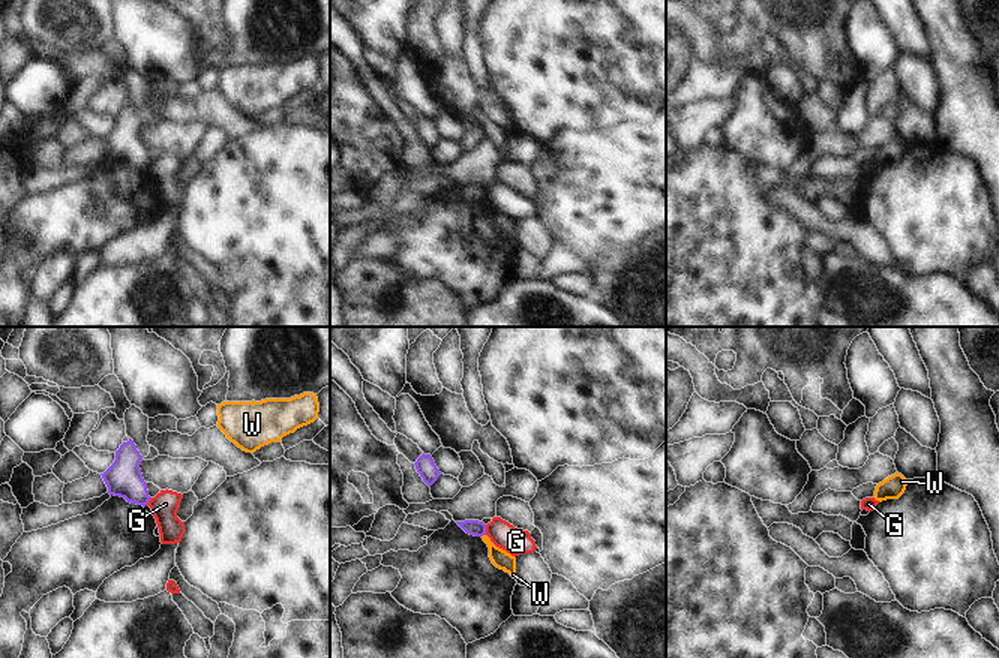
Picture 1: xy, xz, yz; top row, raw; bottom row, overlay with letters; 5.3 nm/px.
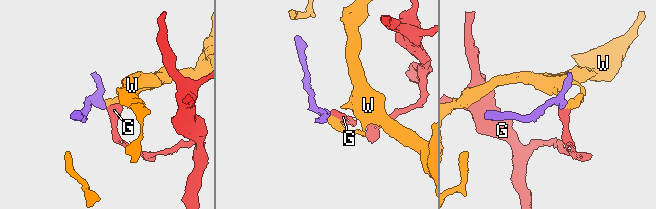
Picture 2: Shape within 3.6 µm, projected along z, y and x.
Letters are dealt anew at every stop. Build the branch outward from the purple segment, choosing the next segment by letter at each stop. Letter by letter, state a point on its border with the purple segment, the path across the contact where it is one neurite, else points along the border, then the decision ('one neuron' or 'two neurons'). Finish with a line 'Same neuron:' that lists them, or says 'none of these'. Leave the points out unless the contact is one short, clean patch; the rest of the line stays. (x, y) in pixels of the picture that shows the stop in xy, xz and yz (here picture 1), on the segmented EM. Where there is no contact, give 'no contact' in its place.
G: meets purple in xz at (485, 529); border along xz (485, 525), (486, 534); two neurons
W: meets purple in xz at (483, 534); border along xz (485, 534), (482, 537); two neurons
Same neuron: none of these

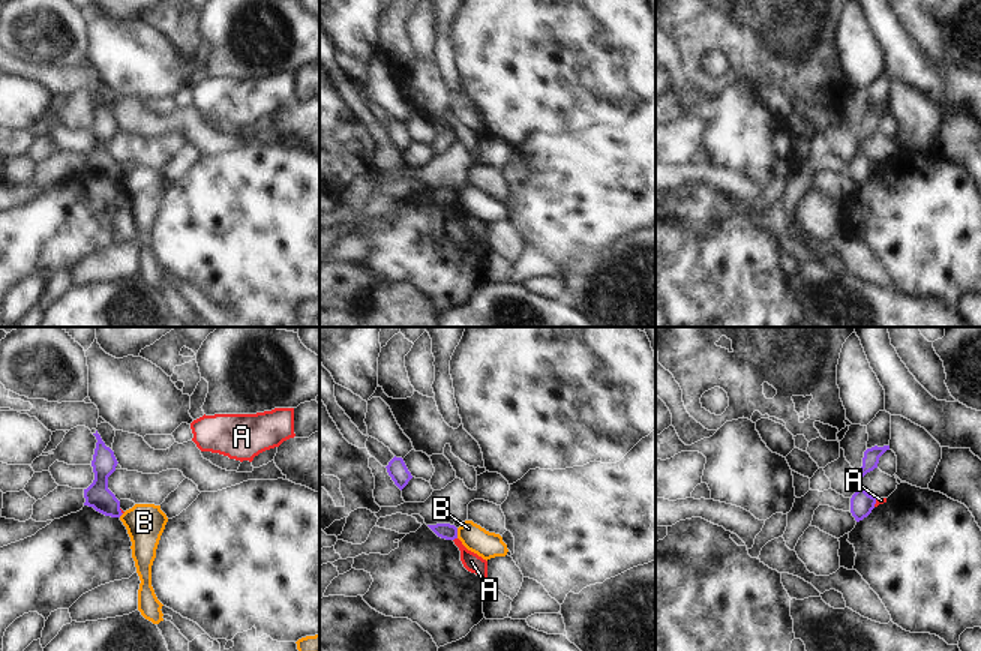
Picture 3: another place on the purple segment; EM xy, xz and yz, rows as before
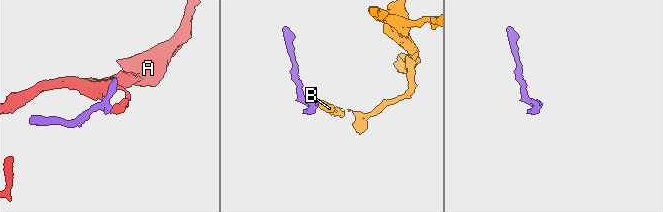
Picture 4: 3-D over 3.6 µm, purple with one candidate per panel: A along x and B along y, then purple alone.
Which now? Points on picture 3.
A: meets purple in xz at (455, 537); border along xz (456, 537), (453, 540); two neurons
B: meets purple in xz at (456, 533); border along xz (456, 528), (458, 537); two neurons
Same neuron: none of these

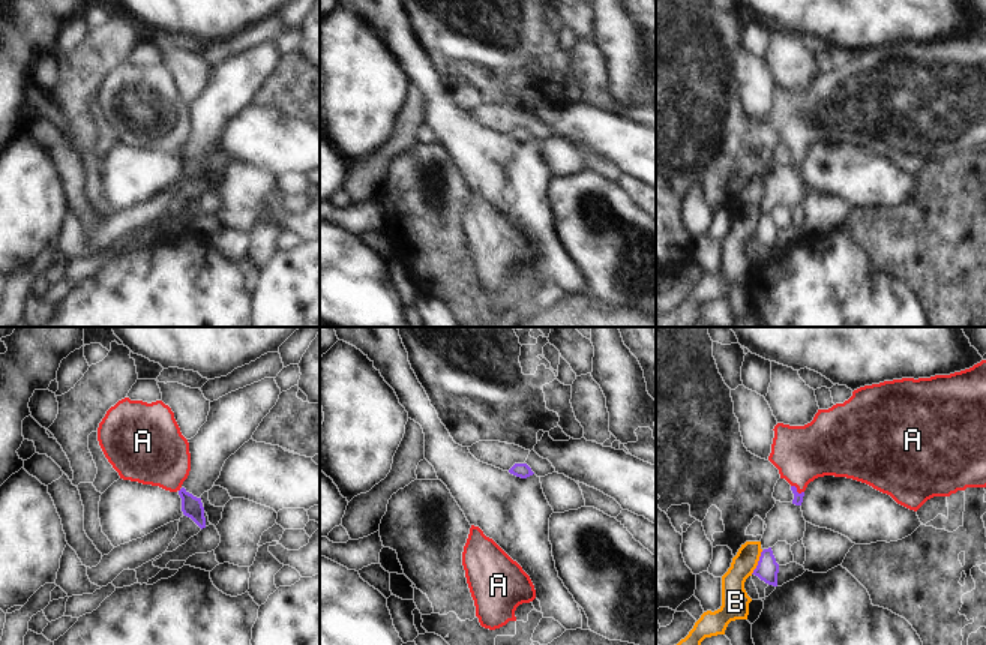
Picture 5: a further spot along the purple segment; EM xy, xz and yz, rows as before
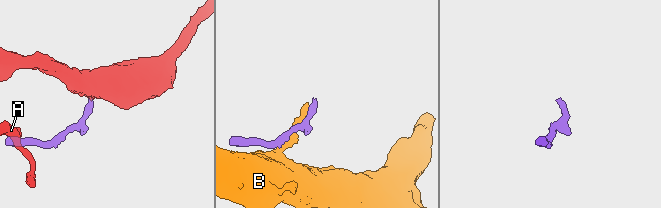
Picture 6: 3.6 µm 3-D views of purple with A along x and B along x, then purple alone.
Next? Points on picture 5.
A: meets purple in yz at (796, 491); runs through yz (797, 500), (796, 491), (802, 453); one neuron
B: meets purple in yz at (758, 563); two neurons
Same neuron: A

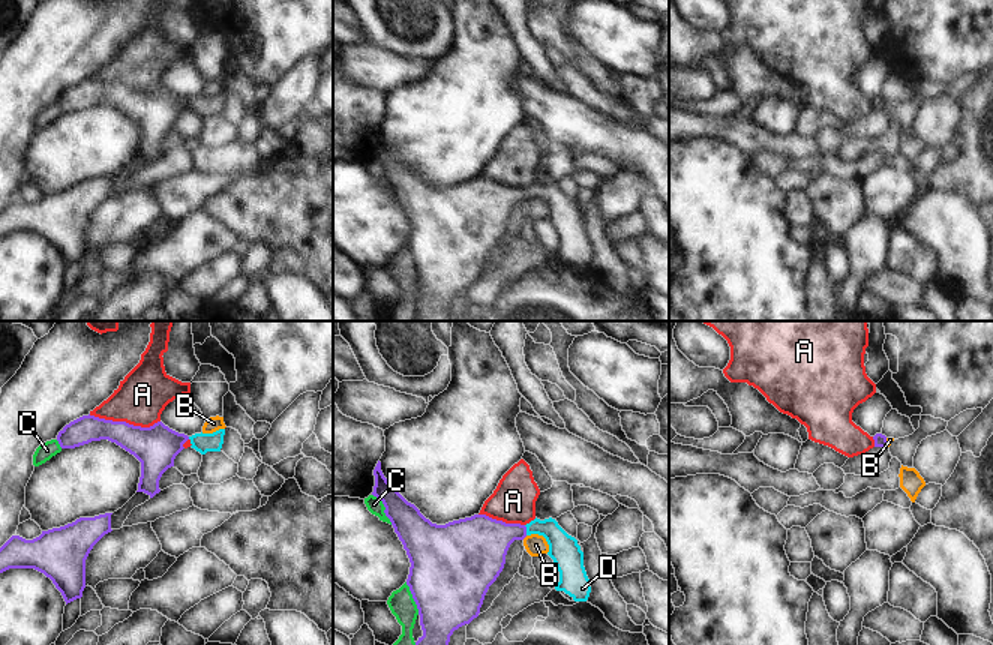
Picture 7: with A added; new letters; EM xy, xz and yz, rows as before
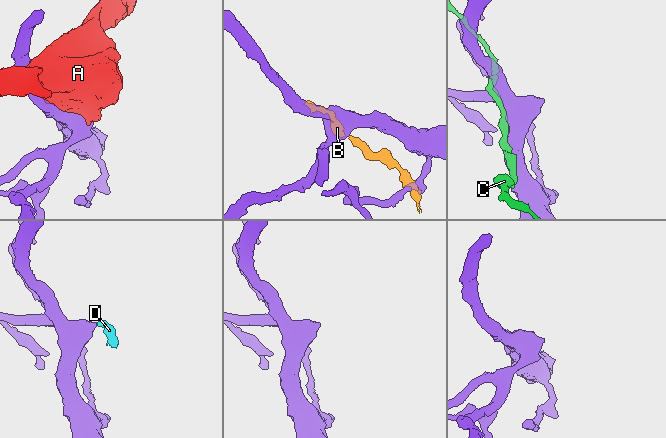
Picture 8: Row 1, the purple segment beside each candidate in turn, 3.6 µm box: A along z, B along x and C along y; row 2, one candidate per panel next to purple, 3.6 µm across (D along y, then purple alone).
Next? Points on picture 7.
A: meets purple in xy at (125, 422); two neurons
B: meets purple in xz at (524, 537); border along xz (527, 536), (522, 539); two neurons
C: meets purple in xz at (386, 509); two neurons
D: meets purple in xz at (525, 530); runs through xz (480, 542), (510, 531), (525, 530), (543, 528), (564, 551); one neuron
Same neuron: D

